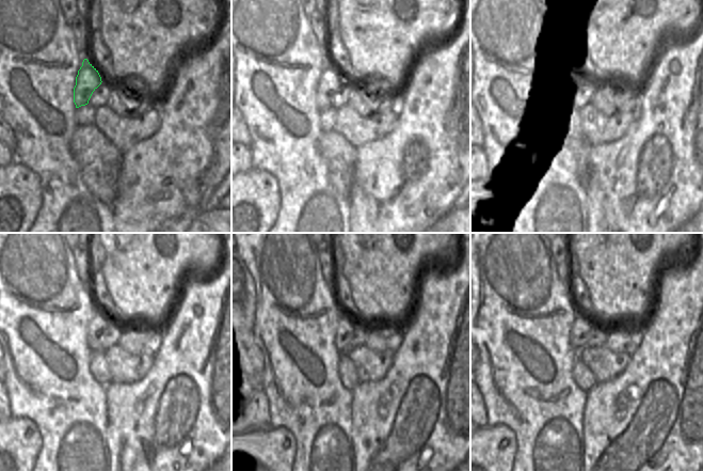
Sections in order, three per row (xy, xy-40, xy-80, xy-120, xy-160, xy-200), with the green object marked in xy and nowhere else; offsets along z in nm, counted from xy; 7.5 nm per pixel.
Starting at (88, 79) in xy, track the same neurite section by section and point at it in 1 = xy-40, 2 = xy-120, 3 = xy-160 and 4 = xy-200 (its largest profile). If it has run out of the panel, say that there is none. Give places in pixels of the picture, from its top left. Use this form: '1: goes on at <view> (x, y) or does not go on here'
1: goes on at xy-40 (330, 81)
2: goes on at xy-120 (99, 322)
3: goes on at xy-160 (344, 333)
4: goes on at xy-200 (581, 326)

